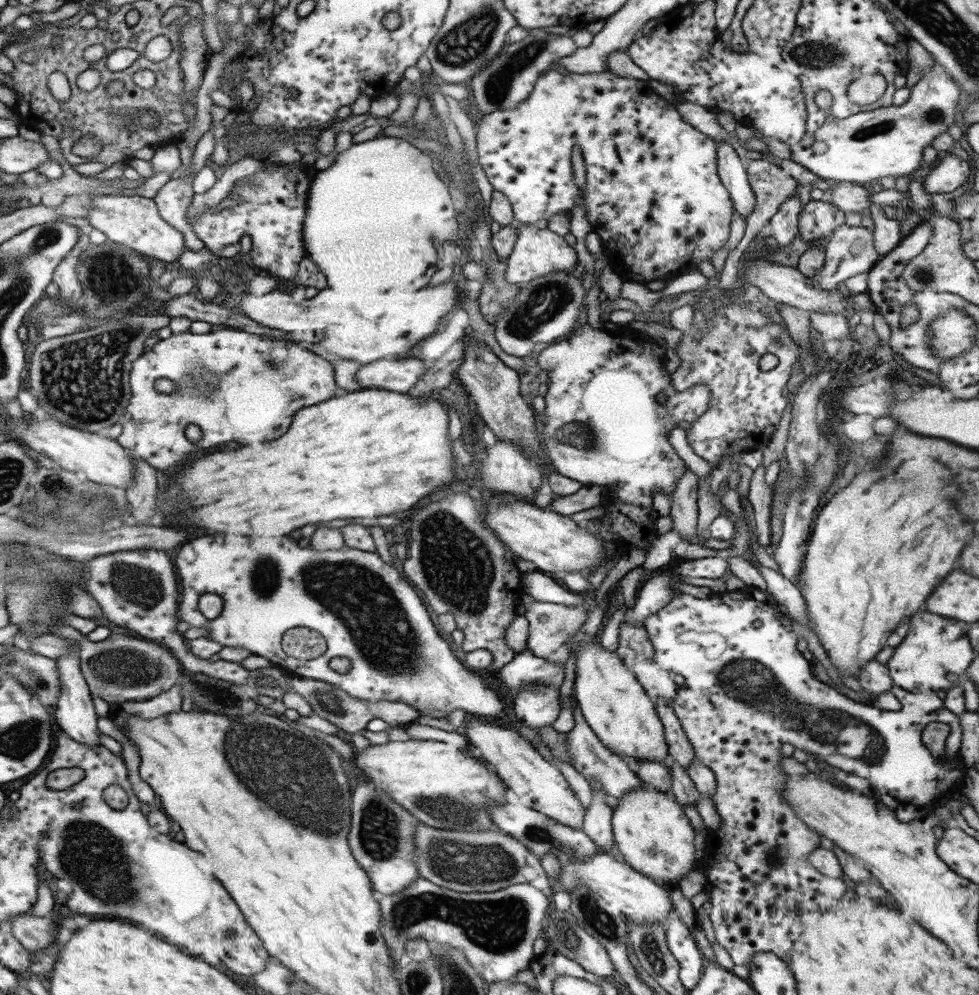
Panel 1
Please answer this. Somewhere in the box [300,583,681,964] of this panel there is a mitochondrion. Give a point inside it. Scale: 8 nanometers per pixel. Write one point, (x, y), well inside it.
(499, 926)

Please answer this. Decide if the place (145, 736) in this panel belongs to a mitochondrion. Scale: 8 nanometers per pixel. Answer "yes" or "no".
no

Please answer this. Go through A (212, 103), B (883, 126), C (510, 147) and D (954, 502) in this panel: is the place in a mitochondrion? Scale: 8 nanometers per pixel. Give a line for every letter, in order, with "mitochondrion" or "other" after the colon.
A: other
B: mitochondrion
C: other
D: other

